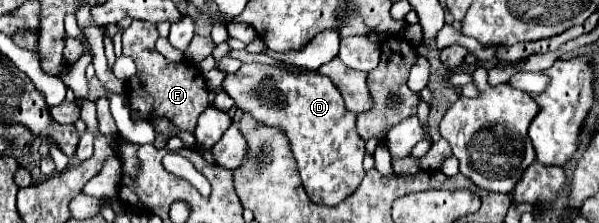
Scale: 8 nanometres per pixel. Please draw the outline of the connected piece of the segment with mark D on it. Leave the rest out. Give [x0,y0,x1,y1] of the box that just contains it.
[223,63,365,205]

